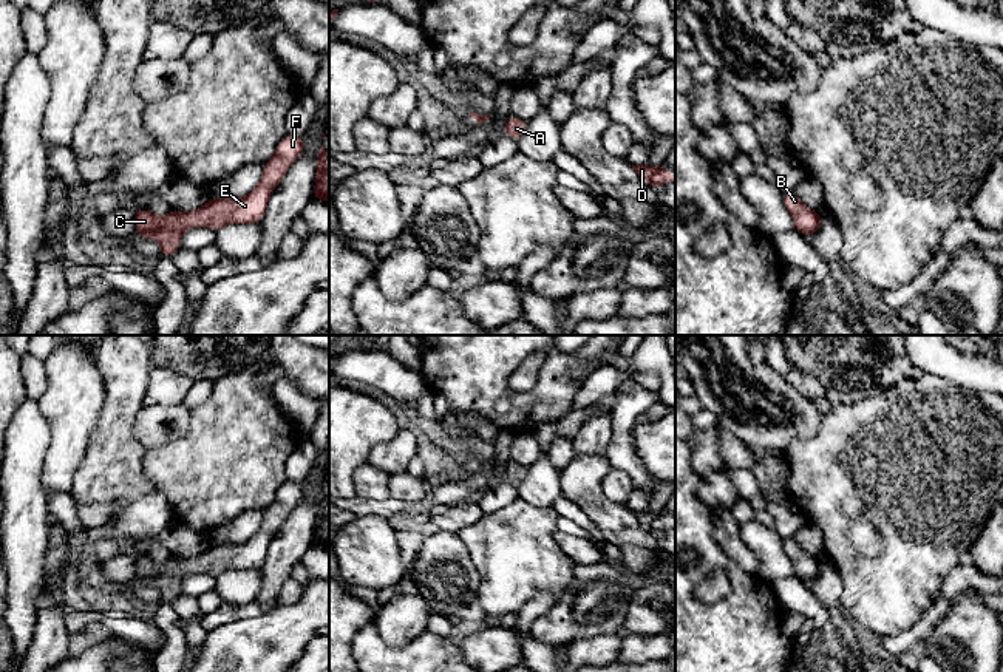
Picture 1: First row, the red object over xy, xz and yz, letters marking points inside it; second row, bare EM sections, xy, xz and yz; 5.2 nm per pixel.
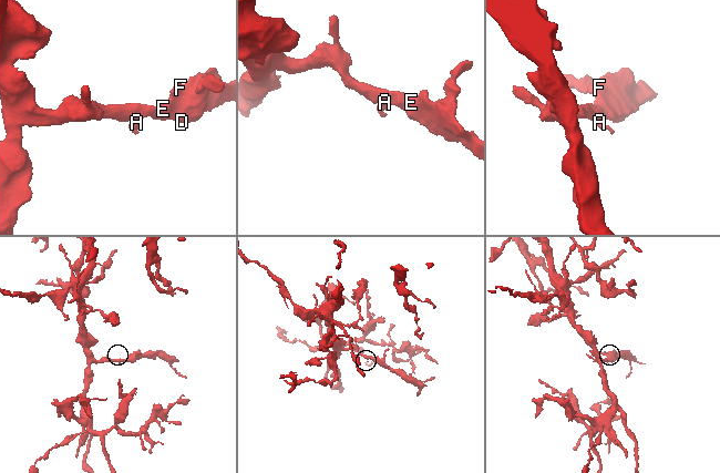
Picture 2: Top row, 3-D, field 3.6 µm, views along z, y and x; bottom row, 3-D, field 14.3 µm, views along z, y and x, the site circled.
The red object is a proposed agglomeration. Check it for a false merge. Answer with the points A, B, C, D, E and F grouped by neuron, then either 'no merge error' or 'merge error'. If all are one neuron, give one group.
groups A B C D E F; no merge error

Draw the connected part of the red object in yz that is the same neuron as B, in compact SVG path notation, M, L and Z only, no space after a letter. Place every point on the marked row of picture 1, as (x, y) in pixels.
M794 192L782 193L785 209L793 216L794 230L808 238L822 227L821 213L808 209Z

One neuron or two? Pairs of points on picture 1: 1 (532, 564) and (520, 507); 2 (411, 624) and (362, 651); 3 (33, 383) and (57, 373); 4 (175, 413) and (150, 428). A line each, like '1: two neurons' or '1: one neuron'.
1: one neuron
2: two neurons
3: two neurons
4: one neuron

